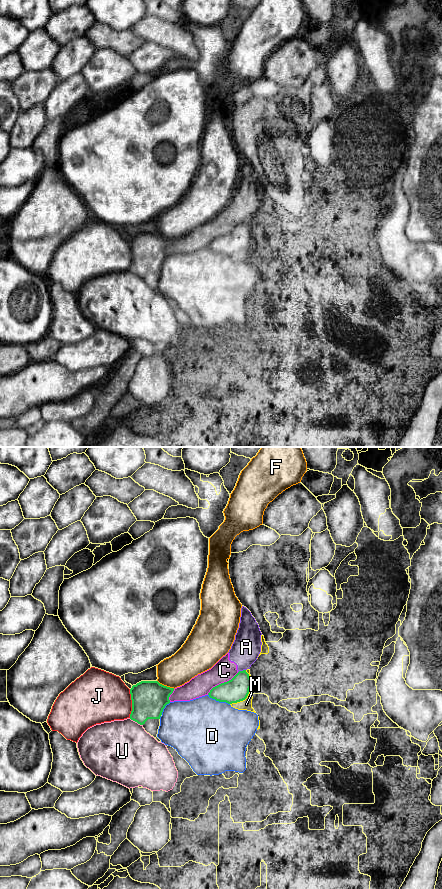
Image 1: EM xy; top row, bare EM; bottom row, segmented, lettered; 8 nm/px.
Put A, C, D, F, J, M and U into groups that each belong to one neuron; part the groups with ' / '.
A C M / D / F / J / U

